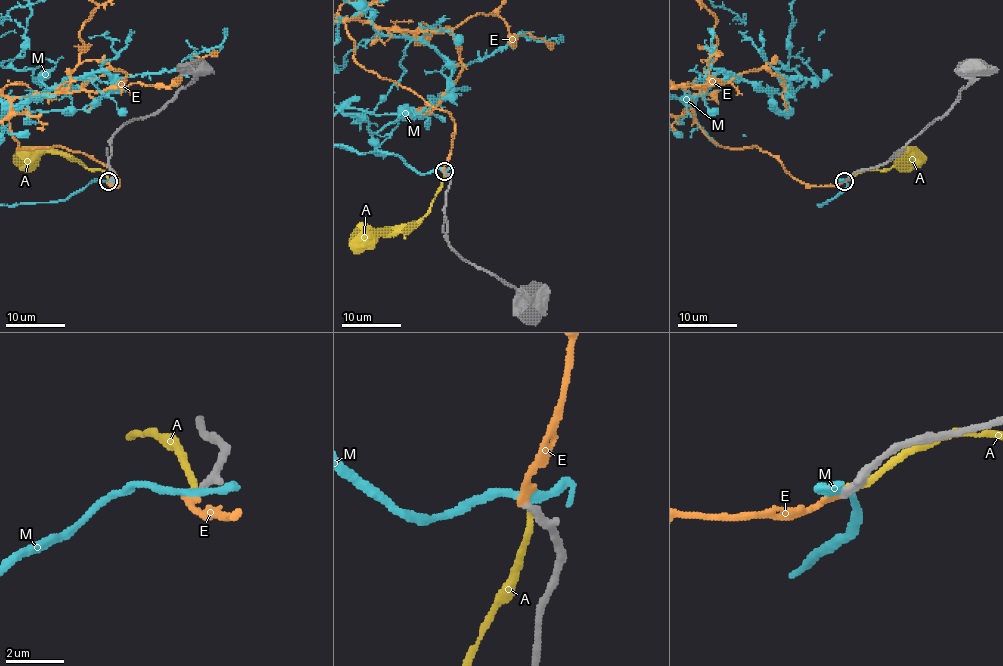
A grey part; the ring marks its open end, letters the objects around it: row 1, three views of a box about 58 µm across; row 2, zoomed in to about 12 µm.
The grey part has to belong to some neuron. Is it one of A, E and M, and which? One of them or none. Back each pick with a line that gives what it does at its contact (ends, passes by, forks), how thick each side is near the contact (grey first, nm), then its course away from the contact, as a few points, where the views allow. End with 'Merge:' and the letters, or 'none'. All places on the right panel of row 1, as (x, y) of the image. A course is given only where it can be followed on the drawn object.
E: it ends there; 280 nm thick on the grey side, 240 nm on the other; it runs (845, 182), (812, 186), (768, 152), (713, 142), (691, 102), (716, 55), (715, 16)
Merge: E

